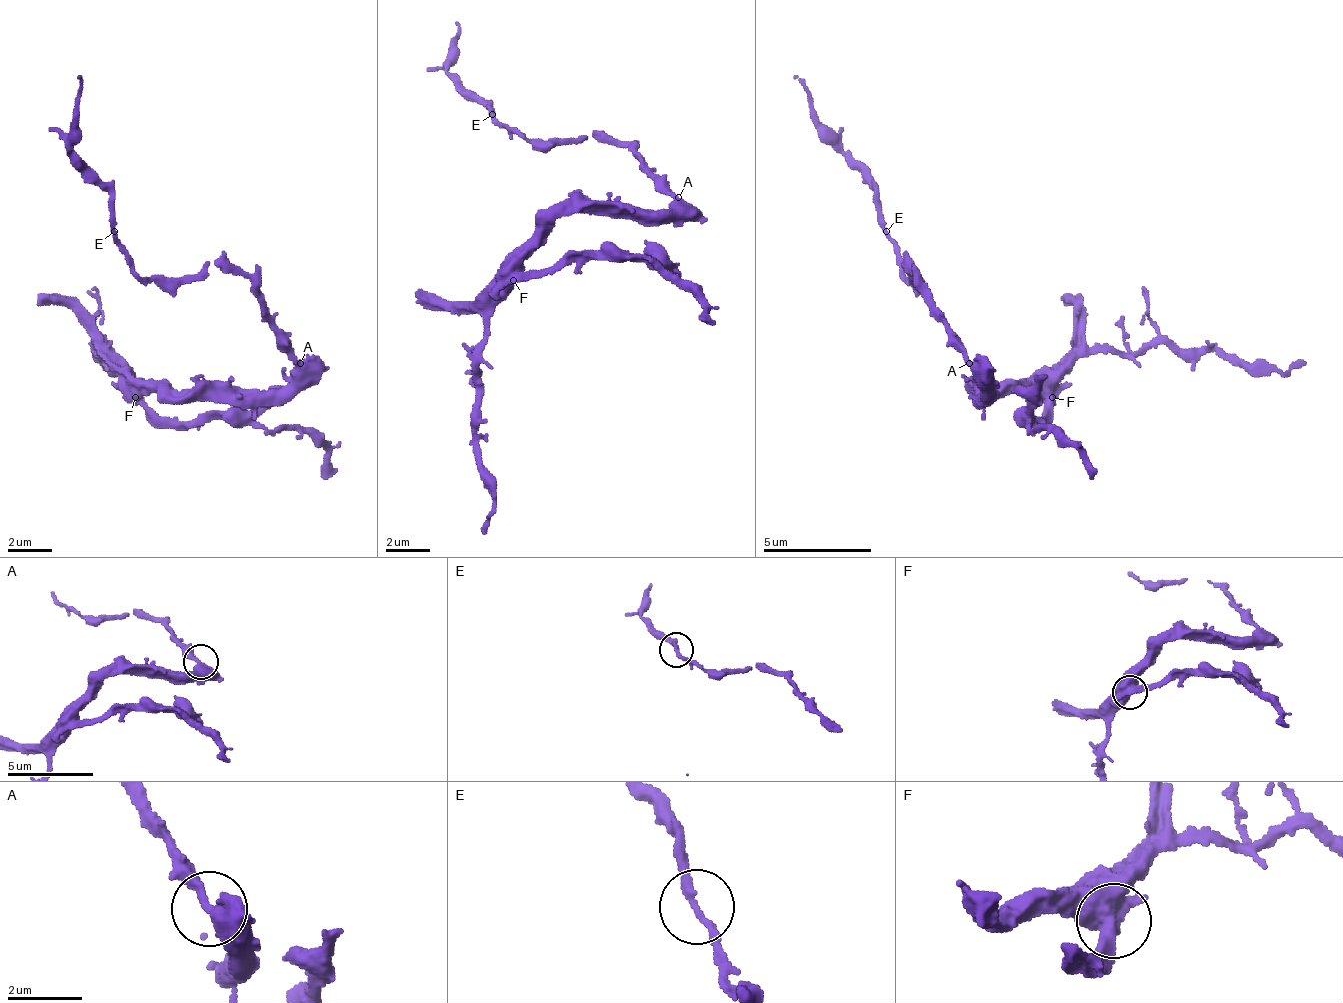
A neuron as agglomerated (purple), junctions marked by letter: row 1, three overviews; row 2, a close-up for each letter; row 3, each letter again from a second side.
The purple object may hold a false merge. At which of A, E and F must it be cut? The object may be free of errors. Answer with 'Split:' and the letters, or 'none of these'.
Split: F

